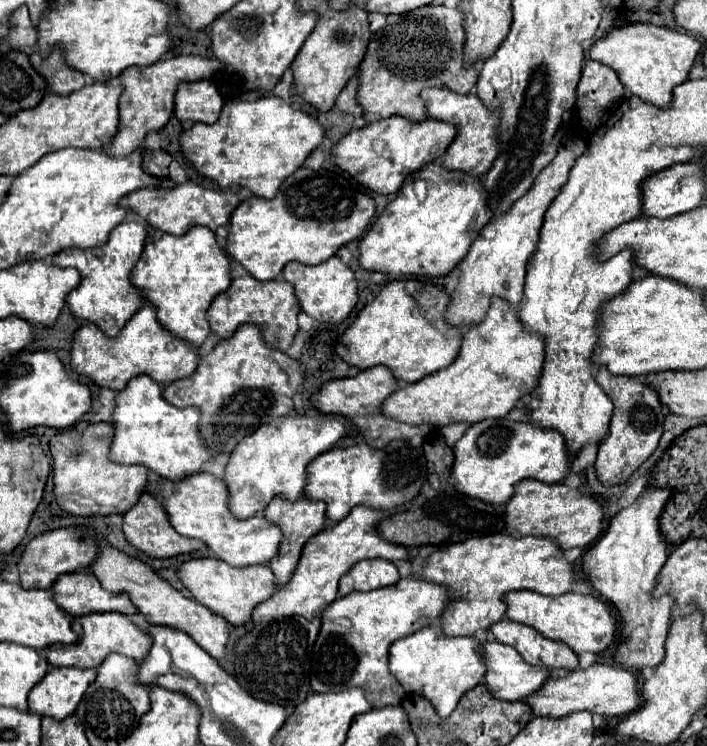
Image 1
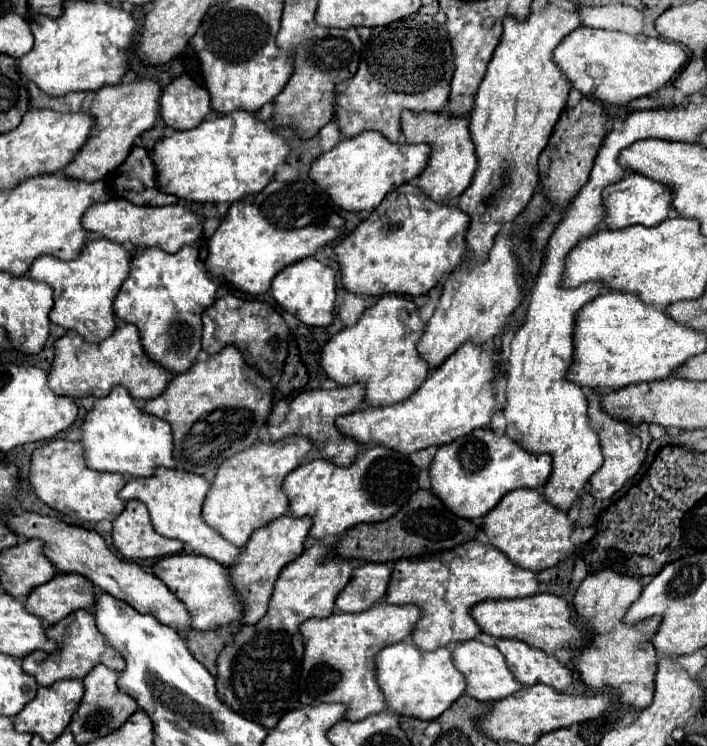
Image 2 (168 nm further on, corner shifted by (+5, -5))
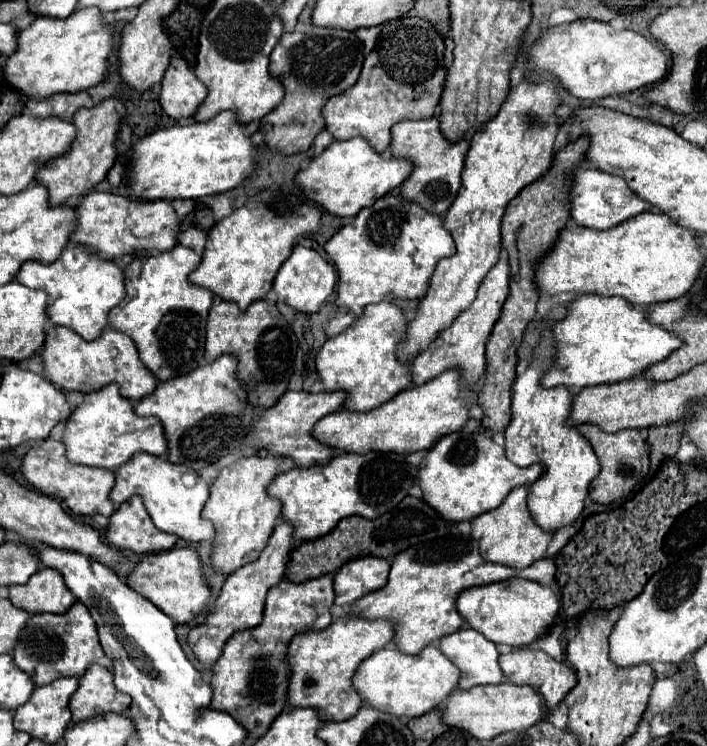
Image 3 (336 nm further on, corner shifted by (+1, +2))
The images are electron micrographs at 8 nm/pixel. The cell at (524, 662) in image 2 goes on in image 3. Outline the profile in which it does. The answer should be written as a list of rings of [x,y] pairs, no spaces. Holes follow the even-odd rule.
[[[515,649],[507,655],[499,657],[499,665],[505,673],[505,677],[513,683],[513,685],[529,685],[533,687],[541,697],[543,697],[543,705],[547,711],[553,711],[559,701],[577,685],[577,675],[573,669],[569,669],[565,663],[559,663],[555,659],[551,659],[547,653],[543,651],[531,651],[531,649]]]

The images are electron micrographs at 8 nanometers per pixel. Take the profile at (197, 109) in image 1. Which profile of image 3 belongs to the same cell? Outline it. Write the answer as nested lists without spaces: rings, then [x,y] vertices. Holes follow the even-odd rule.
[[[171,57],[171,63],[163,75],[161,81],[161,95],[159,95],[159,103],[163,107],[163,111],[171,117],[171,119],[189,119],[197,107],[203,103],[203,99],[207,97],[207,87],[195,77],[195,73],[187,67],[187,63],[181,57]]]

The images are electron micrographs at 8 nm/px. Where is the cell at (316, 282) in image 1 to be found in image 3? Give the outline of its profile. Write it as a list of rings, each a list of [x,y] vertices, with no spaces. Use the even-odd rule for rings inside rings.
[[[295,245],[291,251],[291,257],[281,265],[277,277],[275,277],[275,293],[279,295],[279,301],[305,313],[315,313],[323,305],[323,301],[333,293],[335,289],[335,269],[329,265],[317,251],[305,249],[301,245]]]

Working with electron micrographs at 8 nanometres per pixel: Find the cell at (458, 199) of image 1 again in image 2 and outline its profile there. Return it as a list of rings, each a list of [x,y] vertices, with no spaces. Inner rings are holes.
[[[411,182],[407,184],[401,184],[399,188],[391,190],[383,202],[373,210],[373,214],[363,220],[337,248],[335,248],[335,254],[337,254],[337,260],[339,260],[339,266],[341,266],[341,280],[343,280],[343,286],[349,290],[349,292],[355,292],[355,294],[367,294],[367,296],[381,296],[385,292],[389,294],[411,294],[411,296],[417,296],[417,294],[427,294],[433,286],[437,286],[451,270],[457,268],[457,264],[461,264],[467,248],[465,248],[465,234],[467,234],[467,228],[469,228],[469,216],[459,208],[459,206],[449,206],[449,204],[439,204],[435,200],[431,200],[429,196],[423,196],[423,190]]]

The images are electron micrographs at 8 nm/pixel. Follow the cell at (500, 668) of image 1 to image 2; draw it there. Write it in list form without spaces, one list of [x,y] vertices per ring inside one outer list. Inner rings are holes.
[[[467,640],[467,642],[455,644],[453,660],[459,672],[463,672],[463,676],[467,678],[467,694],[481,702],[501,700],[523,688],[523,684],[519,684],[511,674],[511,670],[507,668],[505,656],[495,646],[487,646],[481,640]]]

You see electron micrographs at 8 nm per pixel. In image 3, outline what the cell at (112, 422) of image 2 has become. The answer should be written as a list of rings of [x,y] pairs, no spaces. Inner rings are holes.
[[[115,383],[99,391],[87,393],[83,397],[83,403],[71,411],[69,419],[65,421],[63,445],[65,445],[65,455],[71,463],[105,467],[105,469],[121,467],[127,459],[131,459],[133,453],[139,451],[151,455],[163,455],[167,451],[161,423],[155,417],[151,419],[135,415],[131,401],[119,395],[119,387]]]

